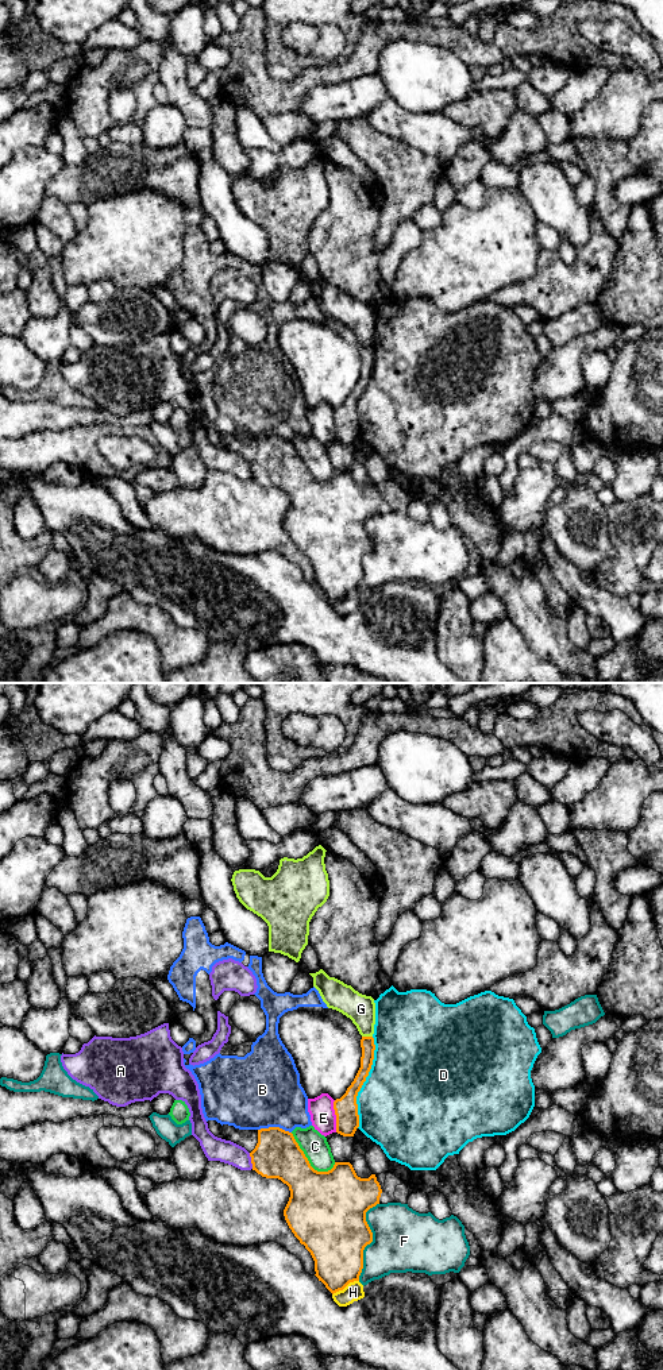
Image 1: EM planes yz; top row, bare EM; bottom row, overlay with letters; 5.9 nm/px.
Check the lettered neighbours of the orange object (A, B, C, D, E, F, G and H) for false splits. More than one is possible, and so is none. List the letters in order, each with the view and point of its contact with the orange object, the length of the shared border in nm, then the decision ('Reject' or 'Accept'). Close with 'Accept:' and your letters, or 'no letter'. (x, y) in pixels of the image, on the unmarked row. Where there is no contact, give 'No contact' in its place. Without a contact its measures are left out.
A: Touches orange at yz (251, 470). Shared border 100 nm. Reject
B: Touches orange at yz (274, 436). Shared border 200 nm. Reject
C: Touches orange at yz (308, 470). Shared border 340 nm. Reject
D: Touches orange at yz (363, 390). Shared border 550 nm. Reject
E: Touches orange at yz (336, 425). Shared border 190 nm. Reject
F: Touches orange at yz (372, 550). Shared border 480 nm. Reject
G: Touches orange at yz (367, 346). Shared border 60 nm. Reject
H: Touches orange at yz (345, 595). Shared border 180 nm. Reject
Accept: no letter

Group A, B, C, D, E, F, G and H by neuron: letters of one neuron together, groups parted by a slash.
A / B / C / D / E / F / G / H

